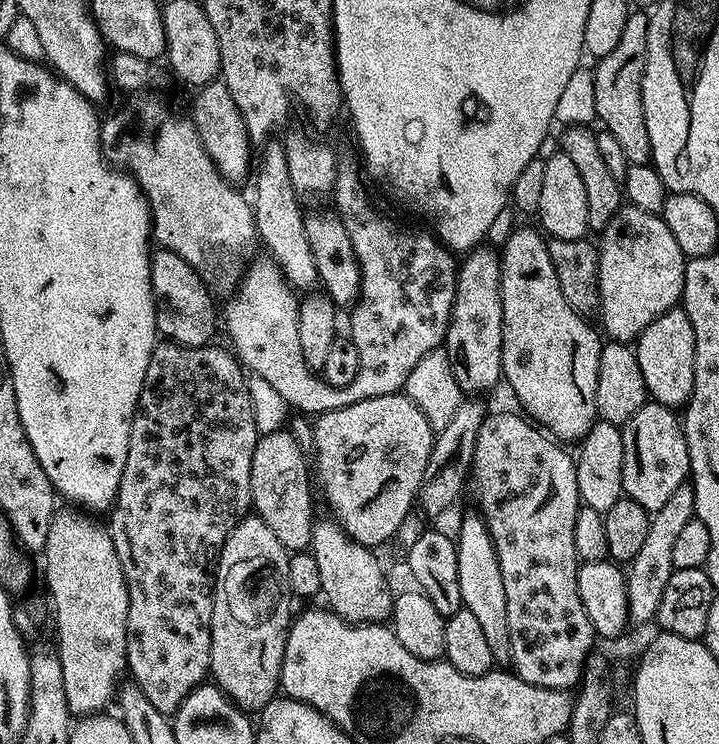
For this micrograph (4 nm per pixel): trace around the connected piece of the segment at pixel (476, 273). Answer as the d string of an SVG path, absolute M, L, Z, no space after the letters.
M477 246L459 261L456 293L443 349L454 372L454 382L464 394L484 394L502 380L502 298L500 297L500 252L492 246Z

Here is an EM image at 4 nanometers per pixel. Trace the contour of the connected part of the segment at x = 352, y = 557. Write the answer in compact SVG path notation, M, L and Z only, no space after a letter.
M317 519L312 526L310 551L322 577L320 591L327 607L337 612L349 624L378 624L392 615L394 588L388 585L388 576L380 565L377 553L359 544L345 532L343 524L335 519Z

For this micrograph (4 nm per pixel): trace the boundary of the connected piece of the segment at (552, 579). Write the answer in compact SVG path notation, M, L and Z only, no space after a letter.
M496 412L493 416L492 413L485 415L474 446L470 484L471 487L472 485L476 487L476 504L480 507L477 509L479 515L484 517L484 525L488 527L488 533L496 547L498 566L502 570L502 586L506 586L506 614L510 618L510 646L512 647L511 671L534 686L572 690L580 683L580 675L584 672L588 657L594 652L592 640L597 639L590 618L586 618L582 598L578 598L578 570L582 561L580 555L574 550L574 518L582 505L578 494L576 462L573 453L571 451L568 453L564 449L567 447L561 446L551 435L545 434L535 423L529 422L523 415L521 416L515 416L512 412Z

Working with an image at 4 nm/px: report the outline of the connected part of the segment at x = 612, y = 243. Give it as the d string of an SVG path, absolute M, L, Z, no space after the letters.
M622 206L618 214L607 224L598 236L600 265L598 266L598 286L600 287L600 307L598 317L604 323L603 331L609 332L616 342L635 342L639 340L642 330L650 326L662 314L677 307L684 294L684 266L686 257L678 246L670 226L666 226L663 215L638 210L631 206Z

